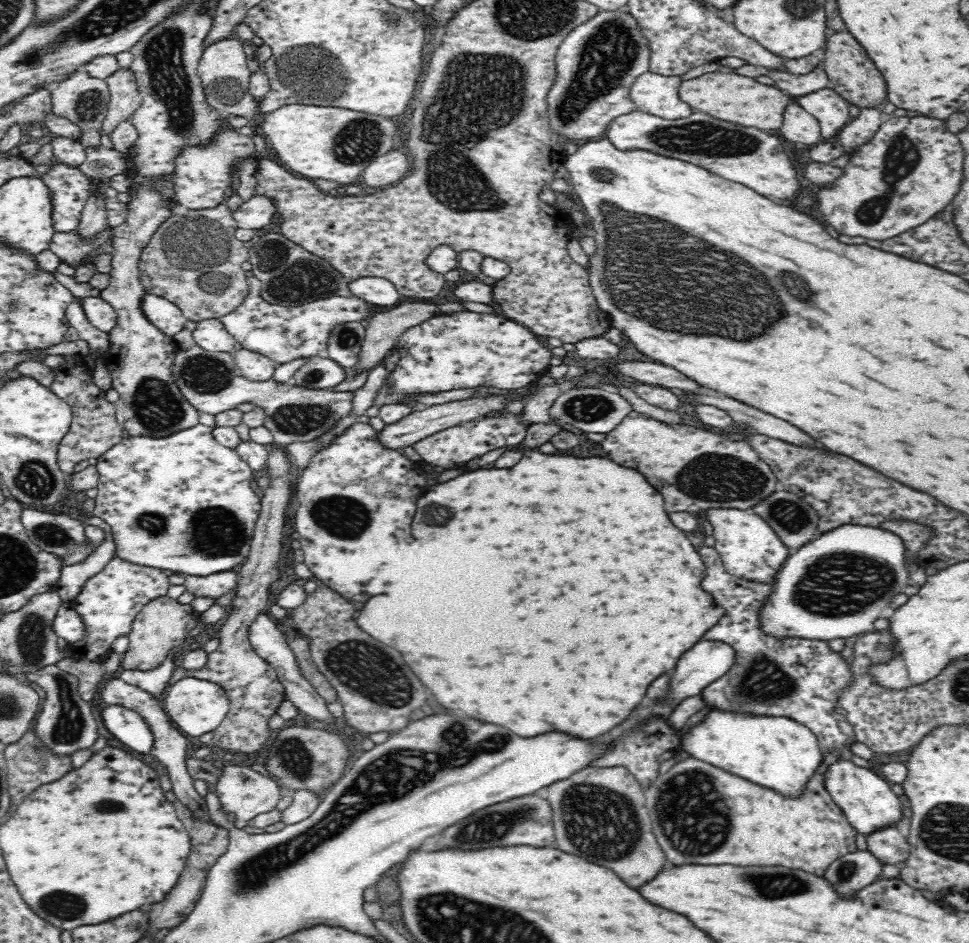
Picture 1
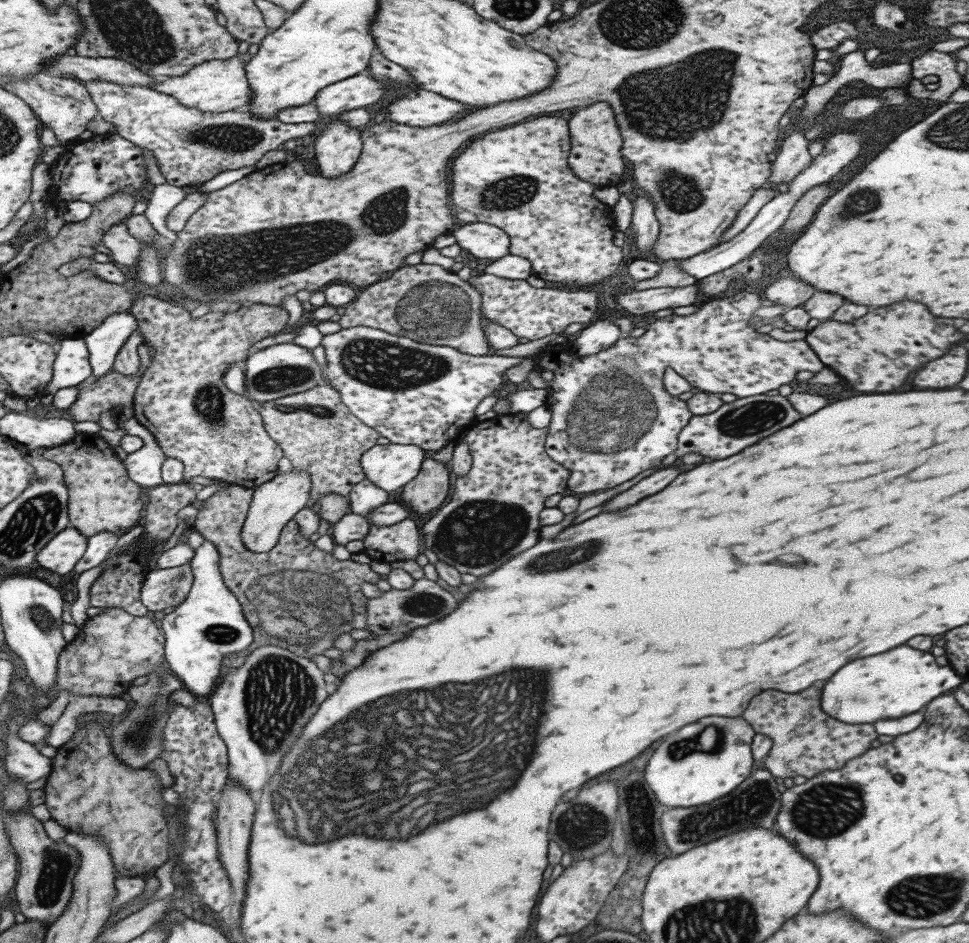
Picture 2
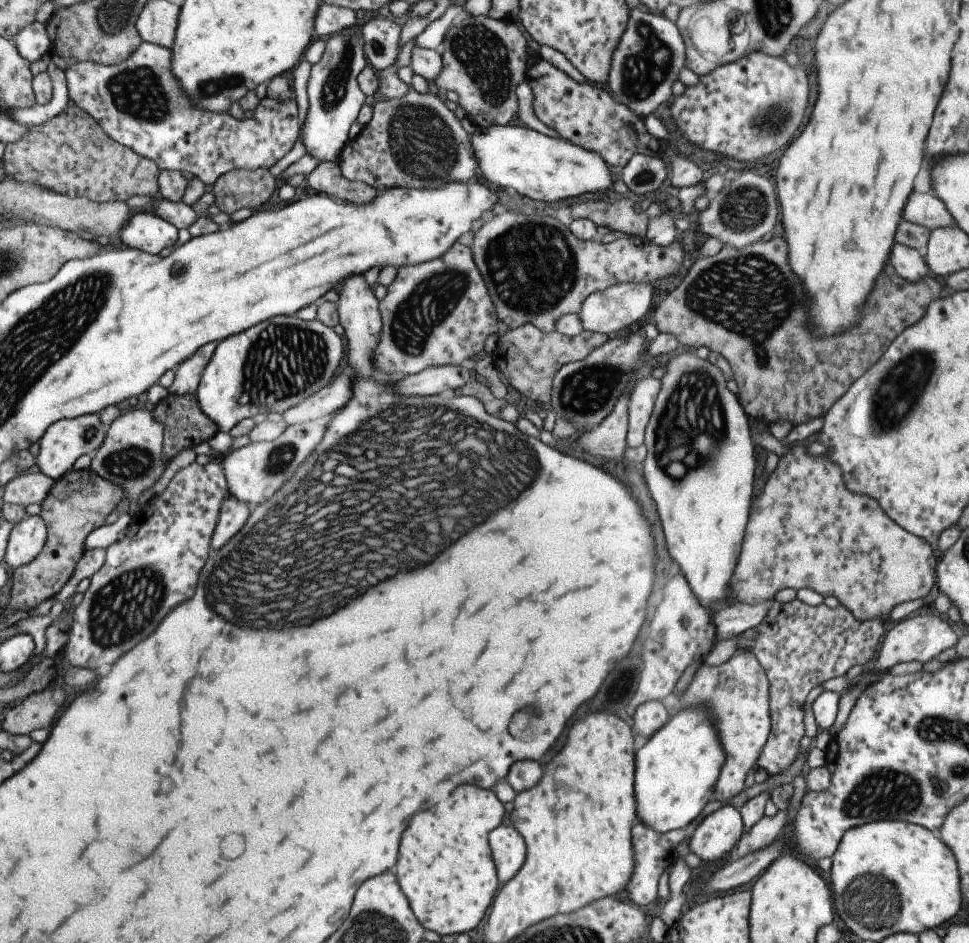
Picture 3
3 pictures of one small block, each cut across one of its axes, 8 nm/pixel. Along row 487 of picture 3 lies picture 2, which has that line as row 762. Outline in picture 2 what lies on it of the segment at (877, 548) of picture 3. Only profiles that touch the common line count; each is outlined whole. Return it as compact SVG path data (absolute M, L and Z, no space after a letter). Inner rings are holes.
M816 682L798 694L774 690L762 692L752 698L750 706L742 714L756 733L772 739L772 748L762 761L772 776L783 779L805 776L809 779L826 770L842 768L848 760L868 751L872 740L878 738L872 724L844 724L822 711L820 696L824 684L826 682Z

